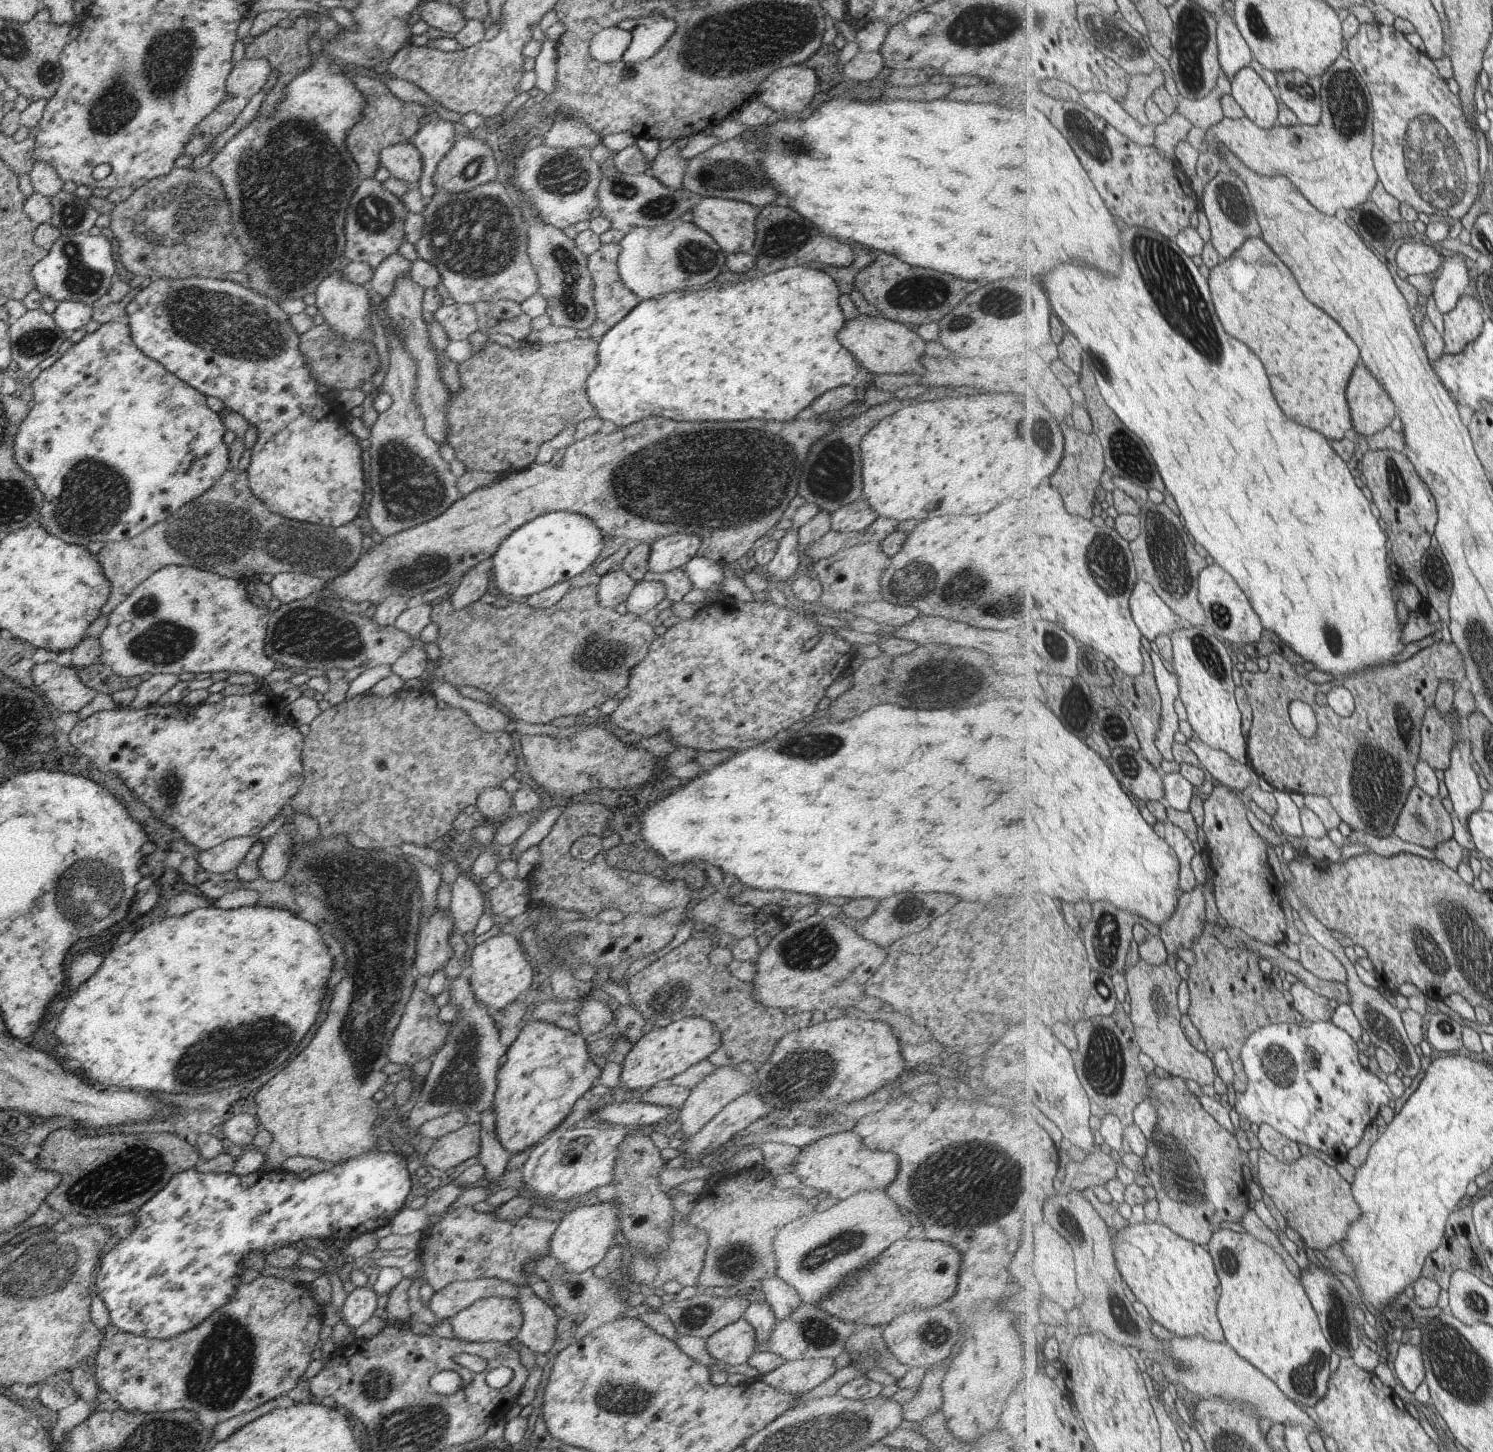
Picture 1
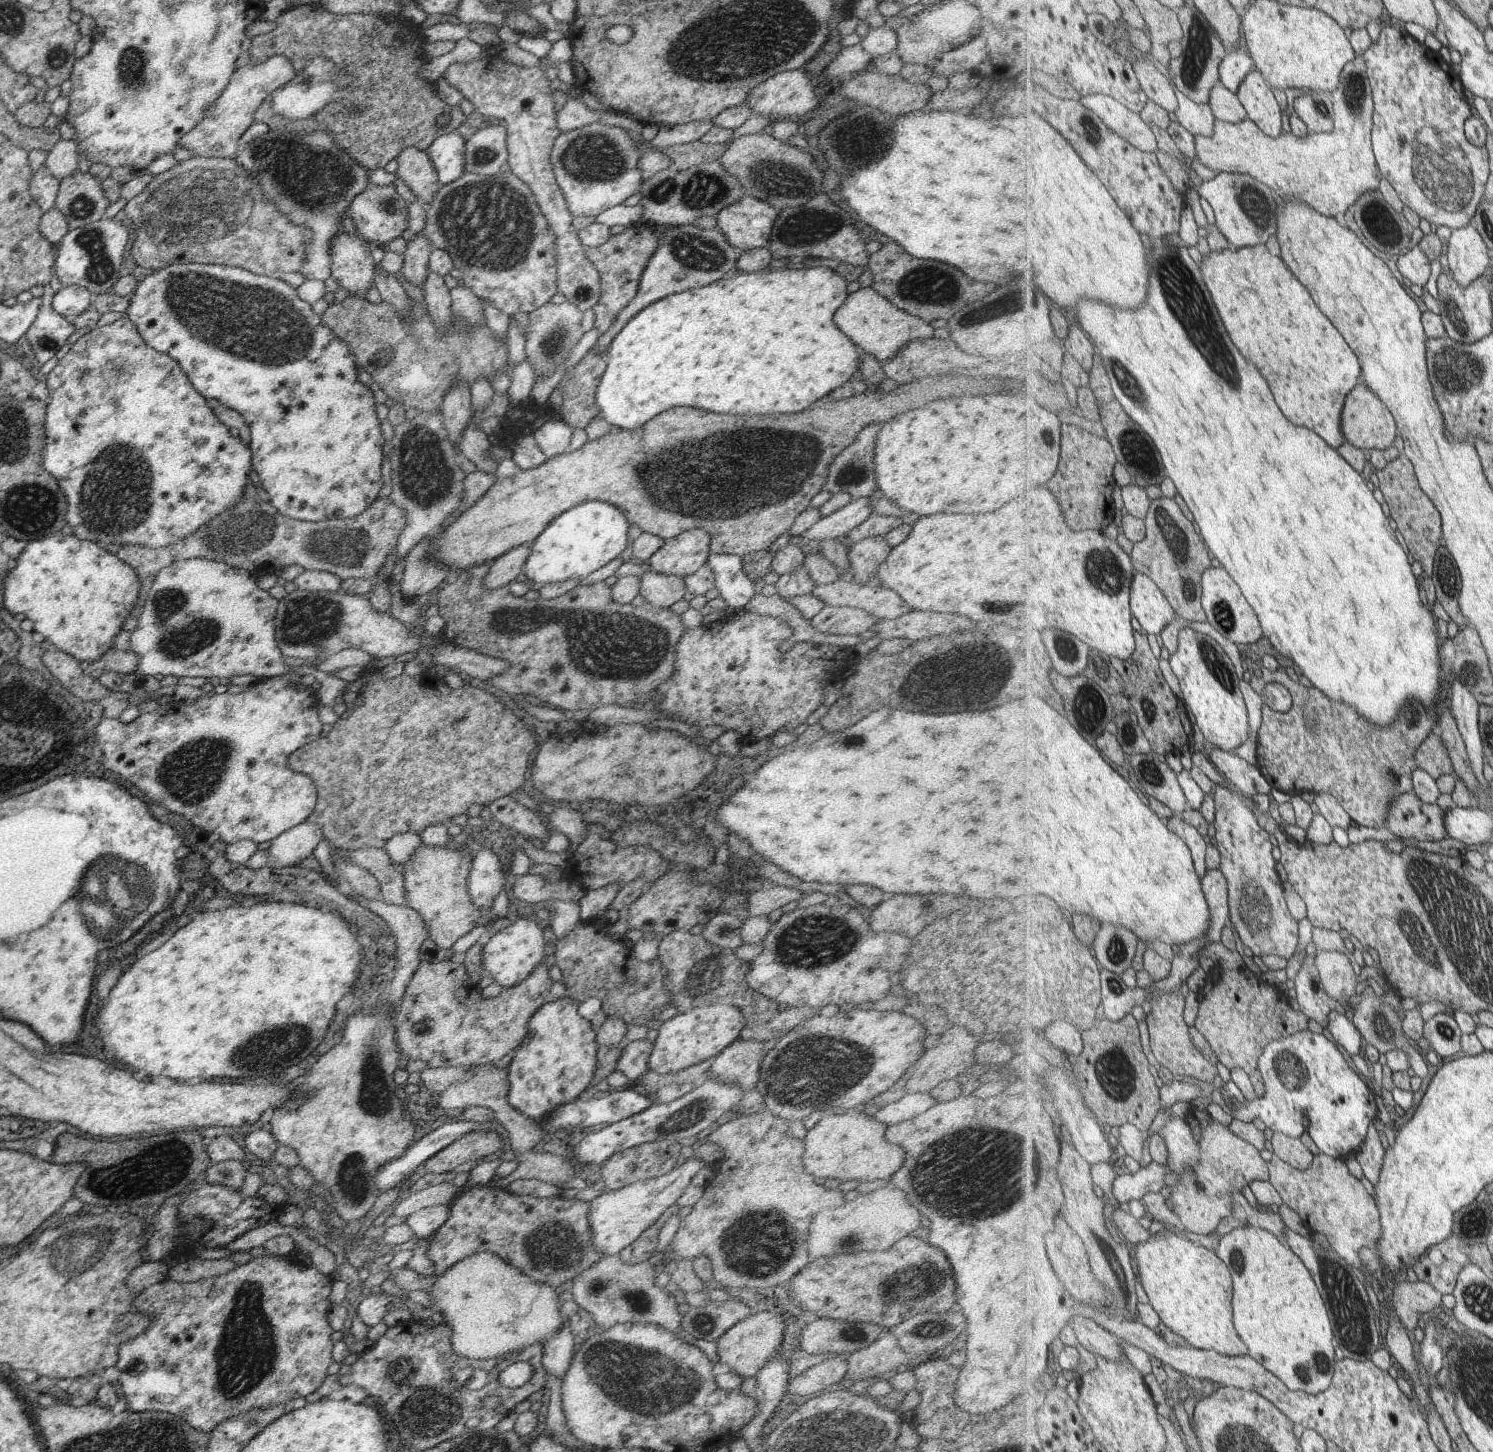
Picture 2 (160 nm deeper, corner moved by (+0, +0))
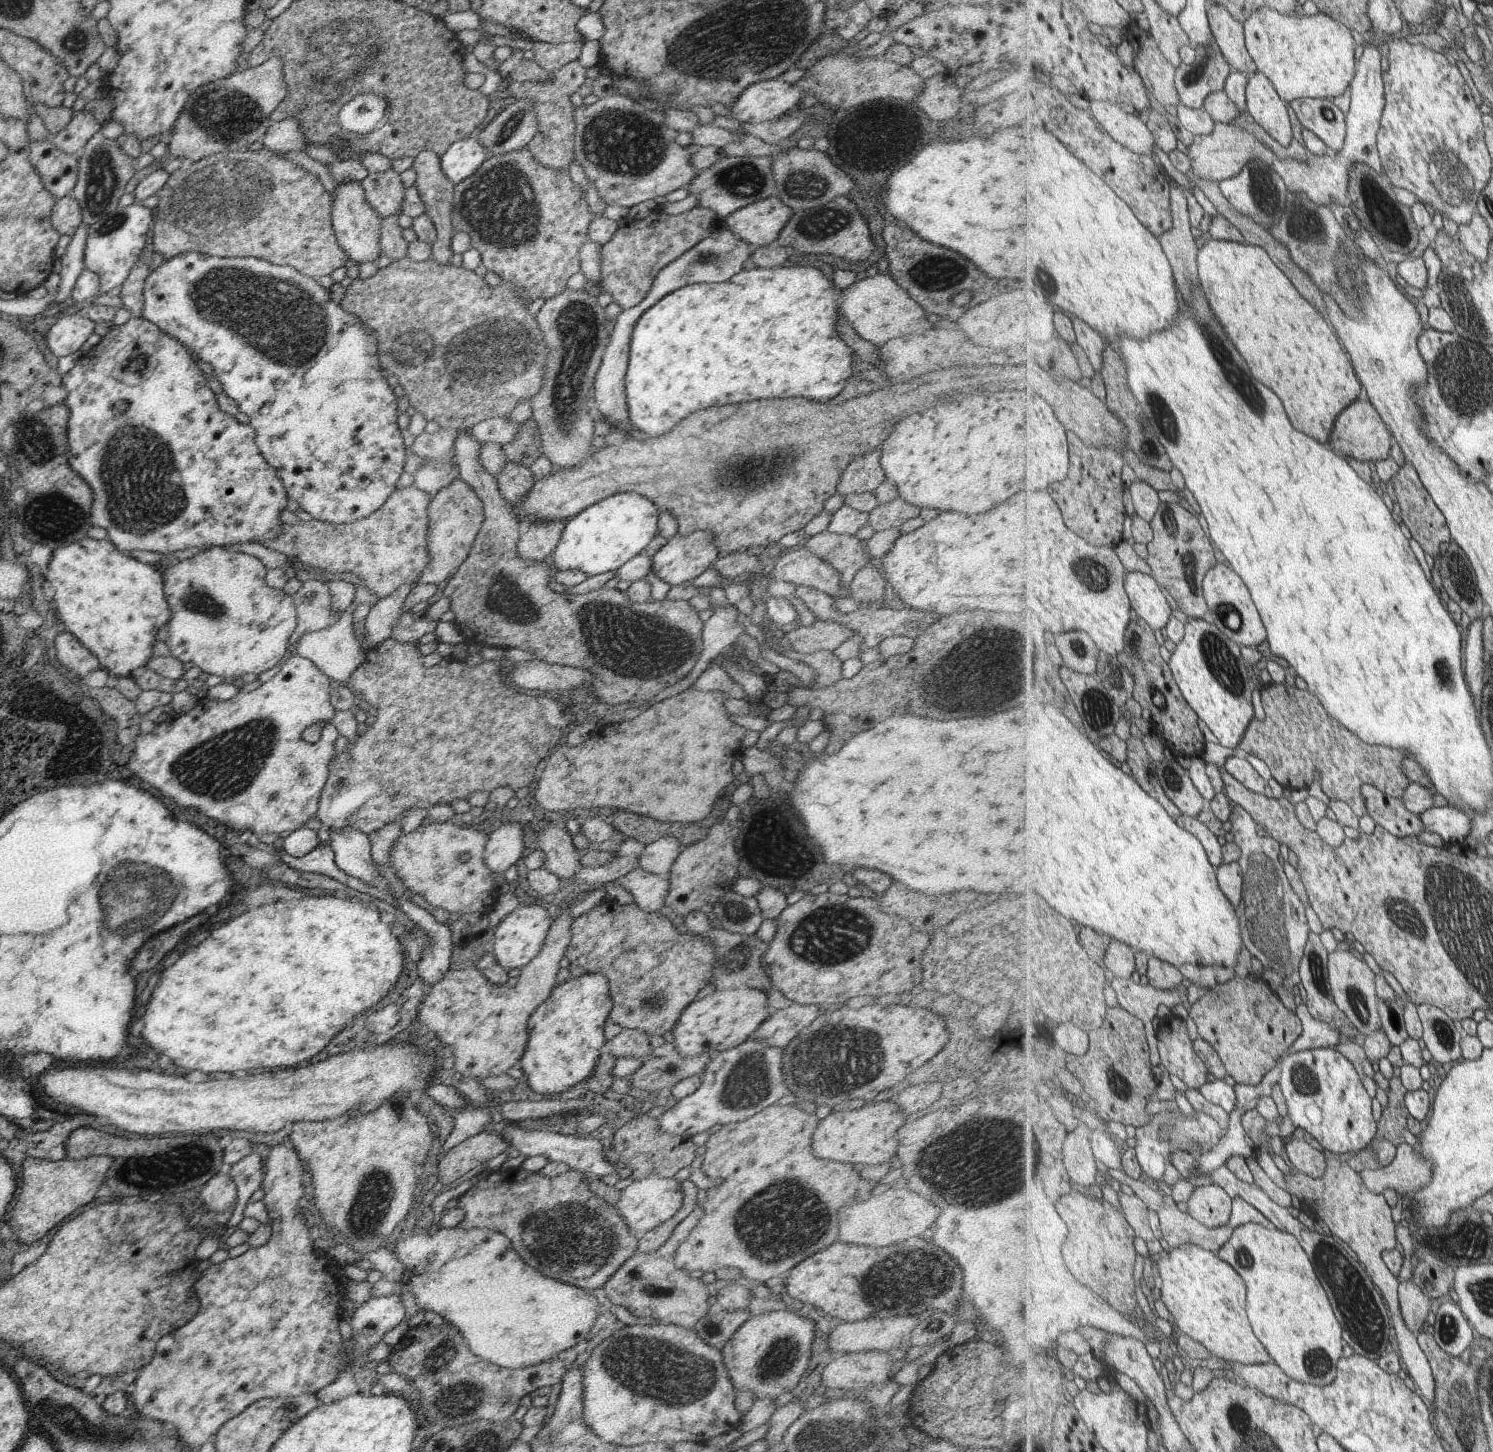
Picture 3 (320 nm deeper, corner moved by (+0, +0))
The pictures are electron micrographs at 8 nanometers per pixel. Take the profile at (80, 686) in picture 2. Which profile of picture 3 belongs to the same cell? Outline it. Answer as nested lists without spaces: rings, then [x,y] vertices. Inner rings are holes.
[[[61,631],[54,639],[57,660],[73,673],[84,677],[98,668],[99,661],[76,636]]]

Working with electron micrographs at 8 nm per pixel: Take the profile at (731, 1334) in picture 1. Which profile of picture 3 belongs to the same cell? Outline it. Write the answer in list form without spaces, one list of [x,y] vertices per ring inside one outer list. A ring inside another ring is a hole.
[[[777,1310],[745,1320],[719,1349],[721,1364],[735,1390],[748,1390],[757,1398],[775,1401],[779,1394],[800,1389],[810,1365],[811,1342],[815,1336],[814,1324],[798,1316],[795,1310]]]

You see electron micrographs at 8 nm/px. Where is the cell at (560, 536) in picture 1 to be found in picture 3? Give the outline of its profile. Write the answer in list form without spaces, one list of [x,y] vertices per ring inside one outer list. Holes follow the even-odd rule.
[[[619,493],[579,511],[564,524],[551,564],[557,571],[575,569],[587,576],[609,572],[643,552],[657,533],[659,510],[643,495]]]

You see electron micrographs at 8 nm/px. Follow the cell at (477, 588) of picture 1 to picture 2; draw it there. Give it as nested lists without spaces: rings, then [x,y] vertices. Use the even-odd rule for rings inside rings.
[[[531,543],[516,546],[491,562],[488,573],[483,580],[488,592],[505,587],[511,580],[514,580],[515,576],[522,571],[530,554],[531,546]]]

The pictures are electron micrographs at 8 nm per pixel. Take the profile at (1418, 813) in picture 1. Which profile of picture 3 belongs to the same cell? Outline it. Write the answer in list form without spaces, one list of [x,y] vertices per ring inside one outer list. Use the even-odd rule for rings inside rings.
[[[1365,785],[1362,795],[1369,827],[1380,825],[1397,837],[1415,836],[1425,830],[1420,815],[1412,813],[1401,798],[1389,796],[1373,785]]]

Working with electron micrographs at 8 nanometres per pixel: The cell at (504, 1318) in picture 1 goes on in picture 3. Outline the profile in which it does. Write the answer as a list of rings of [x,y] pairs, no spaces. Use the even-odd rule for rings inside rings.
[[[454,1226],[451,1228],[439,1227],[437,1231],[418,1230],[409,1238],[405,1240],[400,1240],[398,1243],[395,1243],[393,1240],[389,1239],[382,1242],[382,1244],[387,1249],[393,1249],[395,1247],[395,1256],[396,1259],[406,1267],[406,1274],[408,1277],[407,1283],[411,1287],[409,1294],[414,1298],[416,1306],[420,1310],[429,1310],[433,1311],[435,1314],[439,1314],[445,1322],[449,1322],[459,1329],[463,1338],[465,1338],[469,1350],[477,1356],[488,1360],[497,1366],[503,1367],[504,1369],[522,1369],[525,1367],[530,1367],[533,1365],[538,1365],[539,1363],[548,1361],[553,1357],[559,1356],[565,1349],[571,1347],[580,1348],[584,1343],[589,1330],[591,1330],[591,1325],[595,1322],[601,1308],[597,1304],[596,1298],[587,1294],[587,1291],[581,1290],[573,1285],[564,1283],[560,1279],[557,1279],[553,1276],[548,1276],[541,1274],[538,1270],[535,1270],[532,1266],[529,1266],[518,1254],[517,1251],[513,1248],[511,1241],[499,1231],[494,1231],[493,1229],[488,1229],[485,1227],[475,1227],[462,1229],[461,1227]]]

